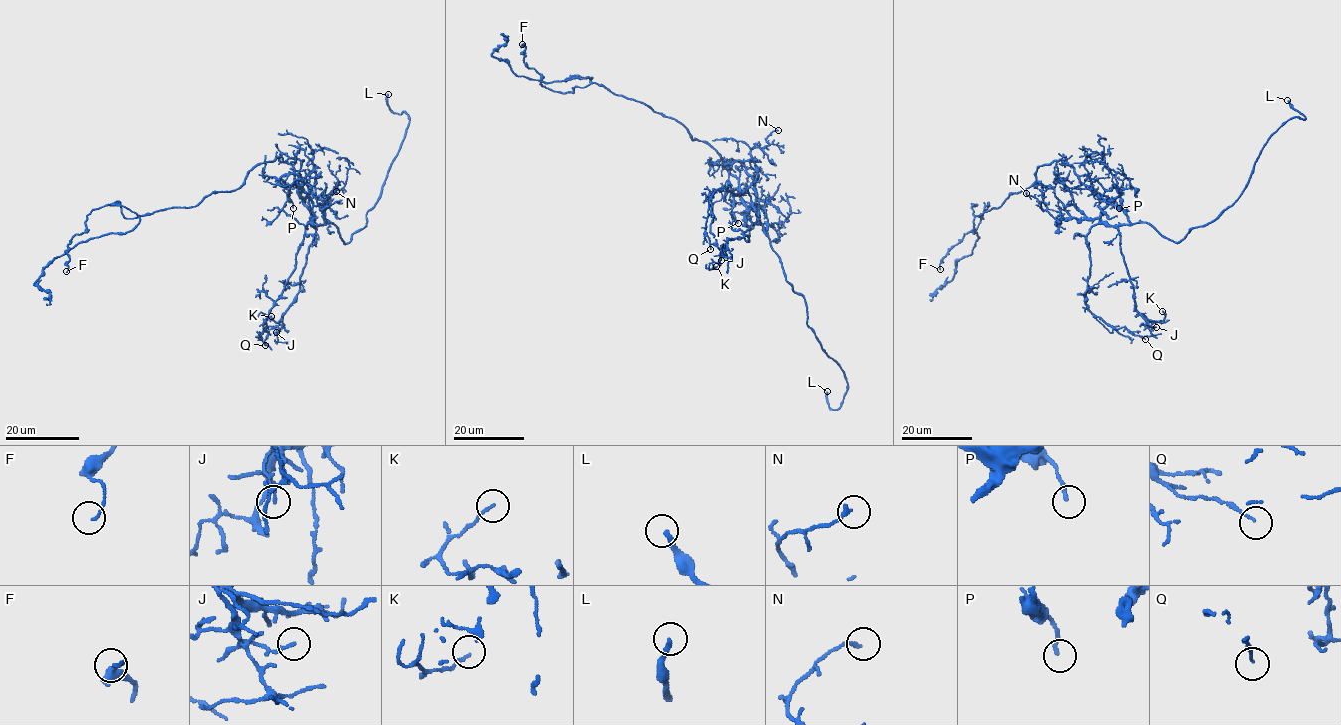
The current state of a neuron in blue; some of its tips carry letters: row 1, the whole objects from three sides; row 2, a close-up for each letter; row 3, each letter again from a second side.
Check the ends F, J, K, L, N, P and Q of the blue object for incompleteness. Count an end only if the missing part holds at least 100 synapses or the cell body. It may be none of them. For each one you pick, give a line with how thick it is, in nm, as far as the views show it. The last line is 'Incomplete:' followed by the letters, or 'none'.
L: Thickness 220 nm
Incomplete: L

